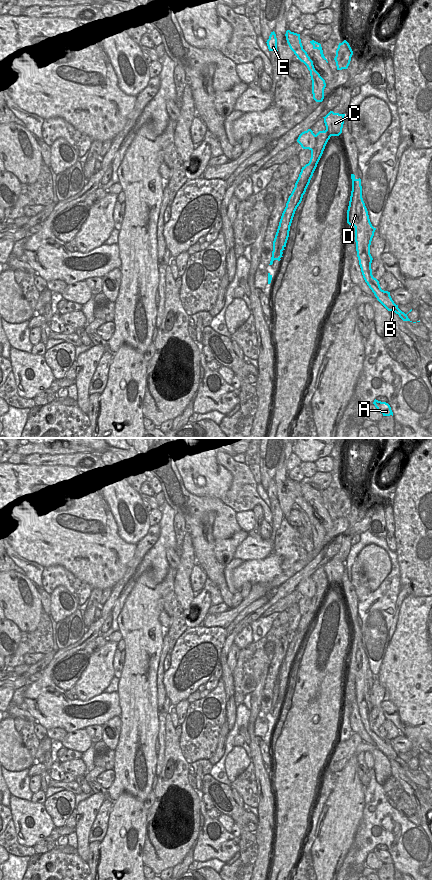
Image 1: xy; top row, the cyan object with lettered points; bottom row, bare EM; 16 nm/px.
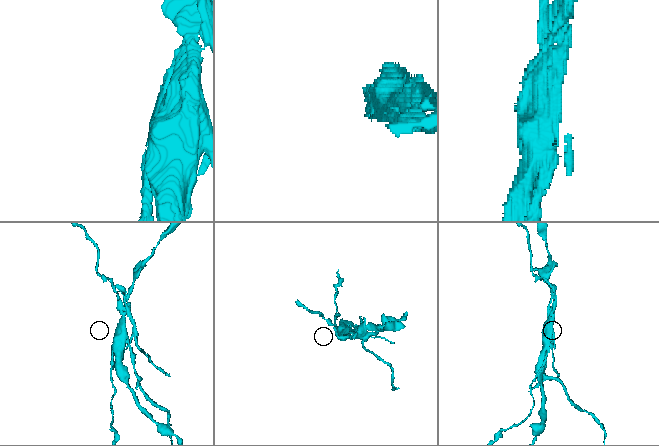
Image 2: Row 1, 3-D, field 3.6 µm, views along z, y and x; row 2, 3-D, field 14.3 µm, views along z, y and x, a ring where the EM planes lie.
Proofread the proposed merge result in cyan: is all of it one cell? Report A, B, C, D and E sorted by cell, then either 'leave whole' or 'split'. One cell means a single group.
A E / B C D | split

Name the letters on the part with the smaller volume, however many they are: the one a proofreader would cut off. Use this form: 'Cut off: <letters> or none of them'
Cut off: A, E

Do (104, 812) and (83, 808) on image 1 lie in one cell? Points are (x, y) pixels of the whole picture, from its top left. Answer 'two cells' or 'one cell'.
two cells

